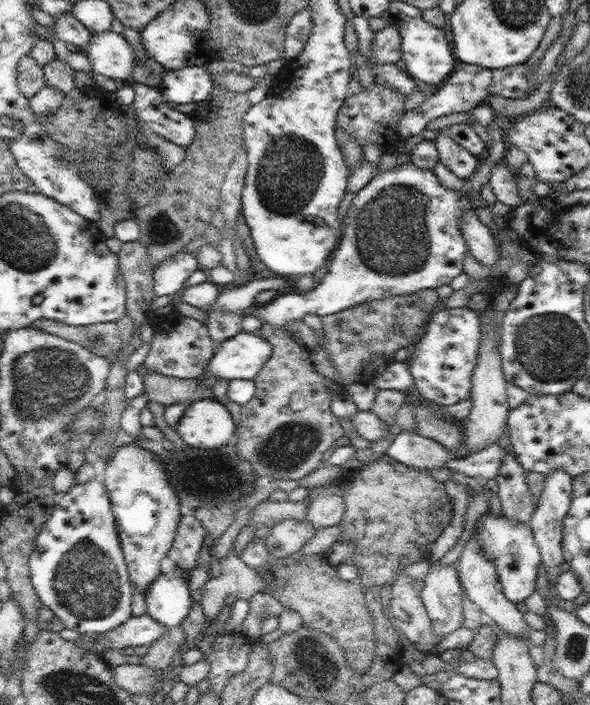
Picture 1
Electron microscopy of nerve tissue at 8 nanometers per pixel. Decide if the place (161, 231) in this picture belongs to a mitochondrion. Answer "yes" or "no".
yes

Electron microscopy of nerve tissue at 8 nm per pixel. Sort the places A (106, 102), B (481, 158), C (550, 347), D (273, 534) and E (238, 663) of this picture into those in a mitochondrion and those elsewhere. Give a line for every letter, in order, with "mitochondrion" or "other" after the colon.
A: other
B: other
C: mitochondrion
D: other
E: other

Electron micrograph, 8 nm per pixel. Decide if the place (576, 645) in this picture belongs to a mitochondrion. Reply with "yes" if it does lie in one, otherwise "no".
yes

